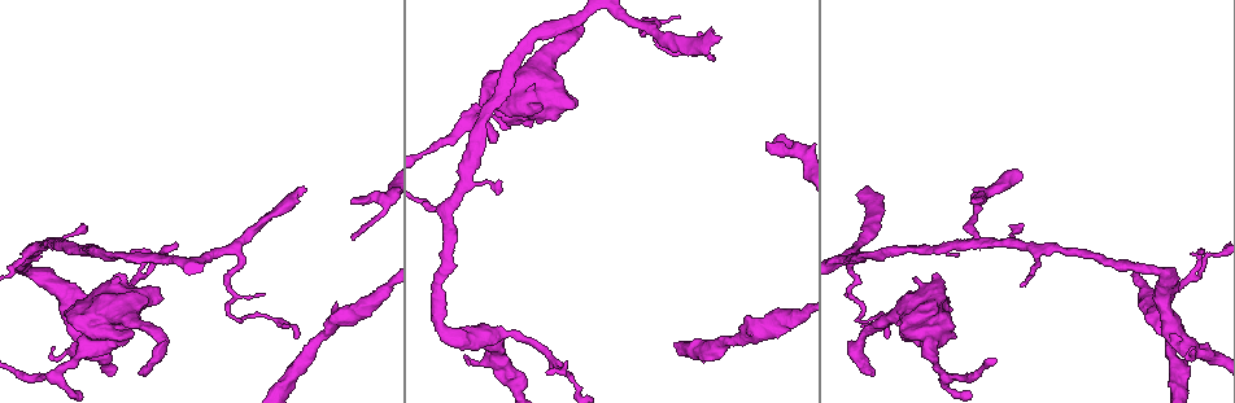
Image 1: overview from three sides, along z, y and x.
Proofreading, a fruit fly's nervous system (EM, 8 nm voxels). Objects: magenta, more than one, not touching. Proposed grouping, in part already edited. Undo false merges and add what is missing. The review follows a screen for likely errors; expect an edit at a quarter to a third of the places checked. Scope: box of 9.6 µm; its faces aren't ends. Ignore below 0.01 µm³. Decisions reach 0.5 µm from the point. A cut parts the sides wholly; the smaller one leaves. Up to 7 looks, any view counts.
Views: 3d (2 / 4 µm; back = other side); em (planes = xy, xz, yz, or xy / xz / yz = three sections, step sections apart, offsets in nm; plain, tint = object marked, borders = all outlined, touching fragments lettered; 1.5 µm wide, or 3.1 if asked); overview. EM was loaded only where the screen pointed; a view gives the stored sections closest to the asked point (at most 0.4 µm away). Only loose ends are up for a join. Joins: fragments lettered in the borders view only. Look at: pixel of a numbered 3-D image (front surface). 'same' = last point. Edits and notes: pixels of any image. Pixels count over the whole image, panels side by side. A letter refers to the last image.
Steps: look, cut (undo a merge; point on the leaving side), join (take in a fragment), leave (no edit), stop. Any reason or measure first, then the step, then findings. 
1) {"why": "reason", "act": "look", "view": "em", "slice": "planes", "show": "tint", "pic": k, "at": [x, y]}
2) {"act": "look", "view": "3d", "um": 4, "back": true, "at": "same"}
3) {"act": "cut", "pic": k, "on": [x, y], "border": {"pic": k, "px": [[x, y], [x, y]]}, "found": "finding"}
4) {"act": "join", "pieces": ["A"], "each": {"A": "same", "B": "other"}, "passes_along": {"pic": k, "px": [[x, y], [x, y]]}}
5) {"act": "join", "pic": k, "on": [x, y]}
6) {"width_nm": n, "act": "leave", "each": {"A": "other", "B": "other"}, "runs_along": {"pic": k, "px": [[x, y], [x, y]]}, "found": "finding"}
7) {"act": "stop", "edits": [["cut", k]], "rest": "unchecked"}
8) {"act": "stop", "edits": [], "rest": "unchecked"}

{"why": "thin end", "act": "look", "view": "em", "slice": "planes", "show": "borders", "pic": 1, "at": [132, 251]}

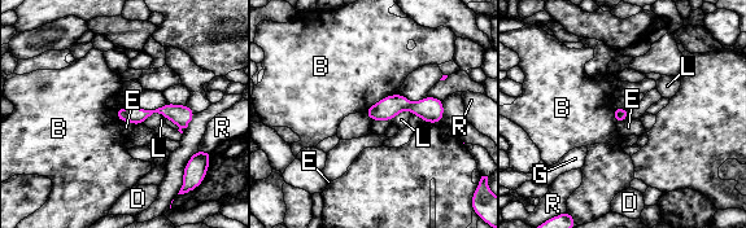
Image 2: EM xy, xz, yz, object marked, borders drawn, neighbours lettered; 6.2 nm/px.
{"act": "leave", "each": {"B": "other", "D": "other", "E": "other", "G": "other", "L": "other", "R": "other"}, "border": {"pic": 2, "px": [[120, 121], [127, 121], [134, 126]]}, "found": "none of them fits"}

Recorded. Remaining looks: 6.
{"why": "an open end", "act": "look", "view": "em", "slice": "xz", "step": 8, "show": "tint", "pic": 1, "at": [72, 338]}

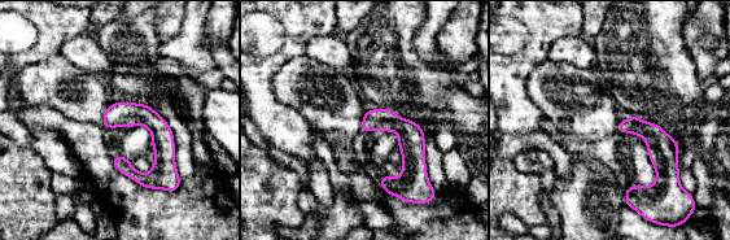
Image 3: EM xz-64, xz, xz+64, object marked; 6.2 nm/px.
{"act": "look", "view": "em", "slice": "planes", "show": "borders", "at": "same"}

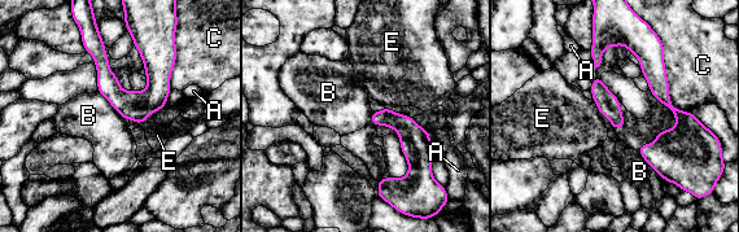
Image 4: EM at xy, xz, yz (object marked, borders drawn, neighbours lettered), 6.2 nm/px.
{"act": "leave", "each": {"A": "other", "B": "other", "C": "other", "E": "other"}, "border": {"pic": 4, "px": [[97, 91], [123, 119]]}, "found": "none of them fits"}

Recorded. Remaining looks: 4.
{"why": "sudden change in width", "act": "look", "view": "em", "slice": "xy", "step": 4, "show": "borders", "pic": 1, "at": [57, 376]}

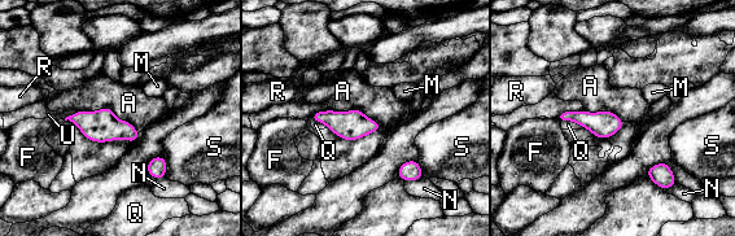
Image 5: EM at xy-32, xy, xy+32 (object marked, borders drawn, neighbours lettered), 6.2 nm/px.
{"act": "leave", "each": {"A": "other", "F": "other", "M": "other", "N": "other", "Q": "other", "R": "other", "S": "other", "U": "other"}, "border": {"pic": 5, "px": [[64, 118], [109, 106], [140, 131]]}, "found": "all the same neuron"}

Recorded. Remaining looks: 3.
{"act": "stop", "edits": [], "rest": "unchecked"}

